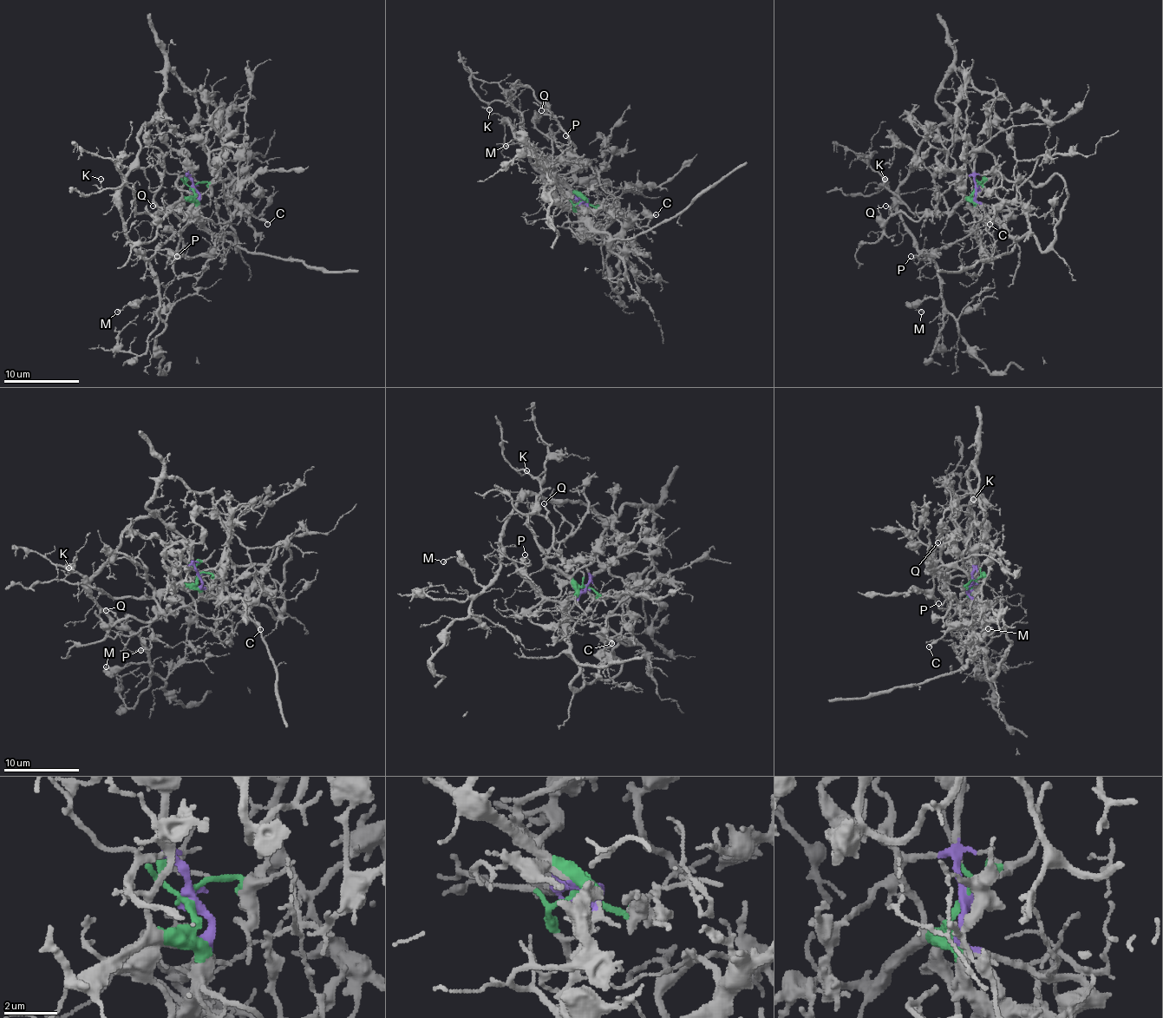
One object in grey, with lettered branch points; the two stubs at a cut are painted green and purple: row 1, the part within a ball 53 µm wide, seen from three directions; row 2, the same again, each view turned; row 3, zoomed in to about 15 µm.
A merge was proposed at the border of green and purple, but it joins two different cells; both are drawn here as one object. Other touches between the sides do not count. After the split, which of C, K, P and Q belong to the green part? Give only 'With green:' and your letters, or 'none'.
With green: C, K, P, Q

